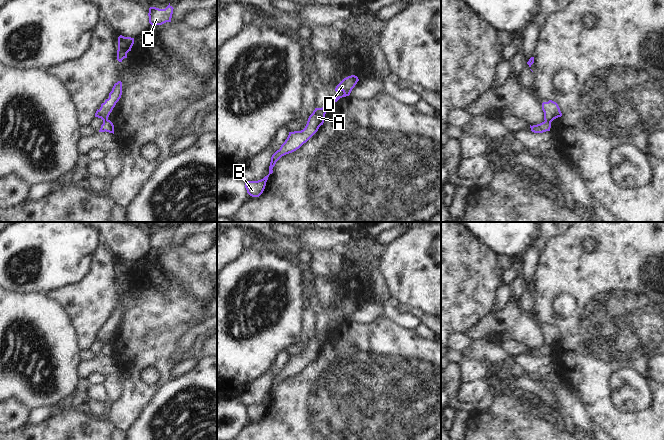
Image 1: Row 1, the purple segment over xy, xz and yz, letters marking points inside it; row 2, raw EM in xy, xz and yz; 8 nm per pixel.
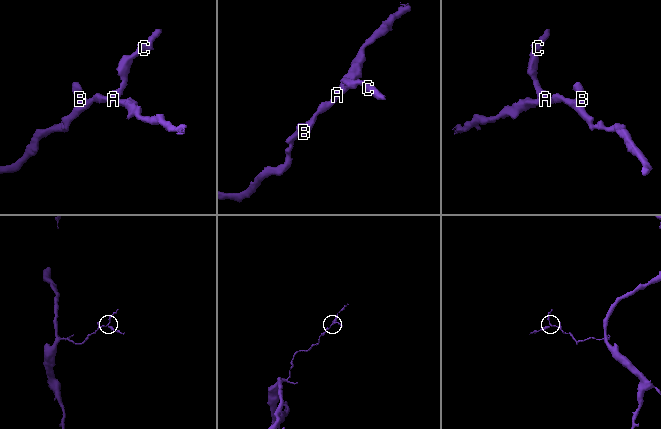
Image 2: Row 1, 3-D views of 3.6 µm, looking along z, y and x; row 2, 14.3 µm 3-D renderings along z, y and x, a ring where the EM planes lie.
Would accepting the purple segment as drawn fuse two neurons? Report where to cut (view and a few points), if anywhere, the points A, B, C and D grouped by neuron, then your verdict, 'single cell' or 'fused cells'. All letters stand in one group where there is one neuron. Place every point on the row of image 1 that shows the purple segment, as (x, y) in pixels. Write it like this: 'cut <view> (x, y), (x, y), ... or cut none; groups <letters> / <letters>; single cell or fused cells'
cut yz (545, 120), (550, 123); groups A B C / D; fused cells

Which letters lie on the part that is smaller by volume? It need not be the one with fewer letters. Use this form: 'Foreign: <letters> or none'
Foreign: D

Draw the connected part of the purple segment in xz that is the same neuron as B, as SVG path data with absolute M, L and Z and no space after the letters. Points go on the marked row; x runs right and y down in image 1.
M326 104L322 108L315 108L313 113L309 116L307 124L303 130L289 132L287 139L281 145L280 149L277 150L271 157L269 174L258 181L246 181L245 188L250 196L259 197L263 193L268 177L273 173L272 169L275 166L276 162L282 156L299 149L318 131L319 127L324 123L325 114L329 108L329 104Z

